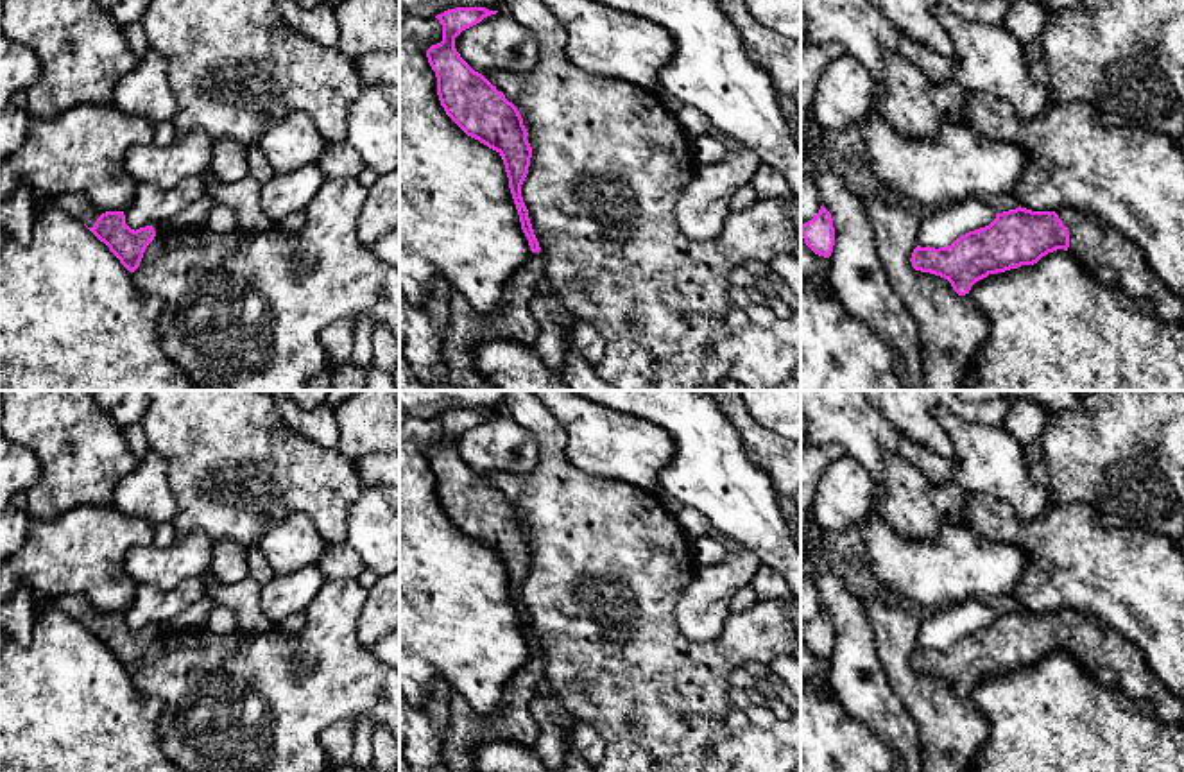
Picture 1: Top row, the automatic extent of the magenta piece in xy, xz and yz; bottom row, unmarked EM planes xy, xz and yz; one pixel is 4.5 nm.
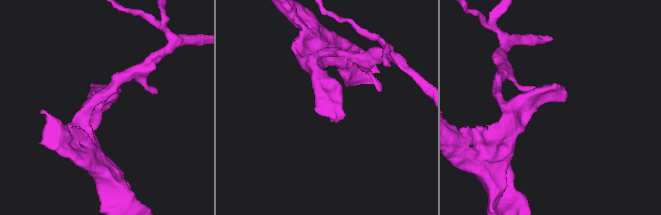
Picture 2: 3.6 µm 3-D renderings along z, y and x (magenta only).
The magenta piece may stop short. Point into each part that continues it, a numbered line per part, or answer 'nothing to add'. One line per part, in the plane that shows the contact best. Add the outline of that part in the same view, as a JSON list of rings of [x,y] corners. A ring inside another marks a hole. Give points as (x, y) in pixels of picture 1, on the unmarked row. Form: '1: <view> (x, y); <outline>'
1: yz (1107, 656); [[[1073,609],[1055,614],[1068,630],[1068,652],[1087,675],[1145,702],[1161,724],[1184,727],[1184,697],[1159,682],[1139,647],[1091,614]]]

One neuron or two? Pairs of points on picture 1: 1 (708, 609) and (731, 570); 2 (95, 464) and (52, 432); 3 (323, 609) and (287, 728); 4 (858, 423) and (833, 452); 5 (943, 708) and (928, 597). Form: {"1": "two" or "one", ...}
{"1": "one", "2": "one", "3": "one", "4": "two", "5": "two"}

